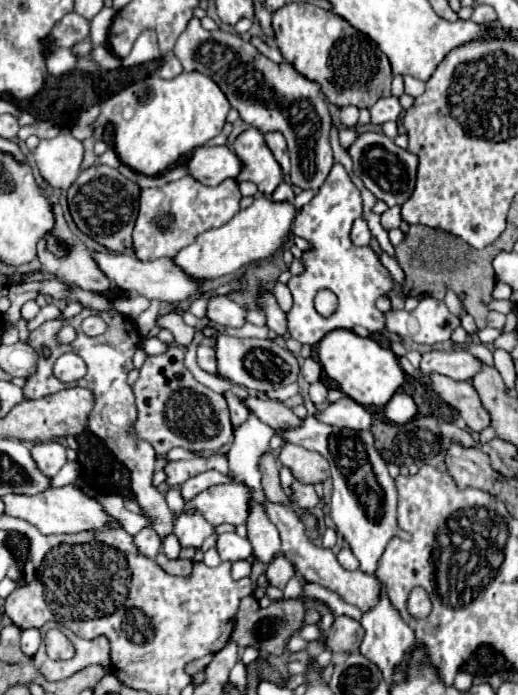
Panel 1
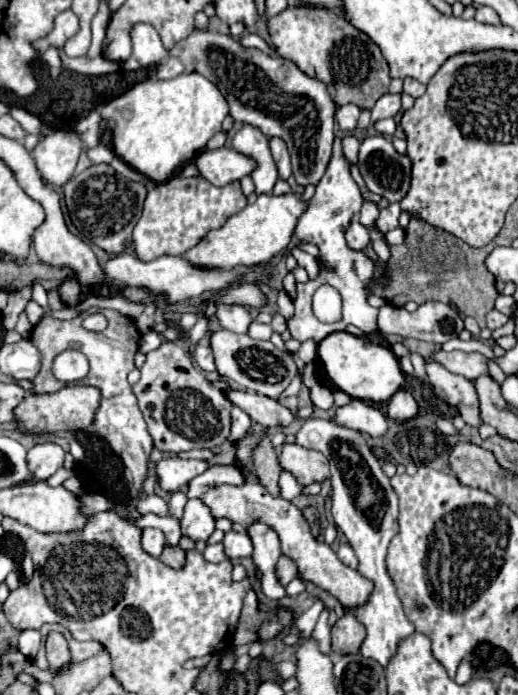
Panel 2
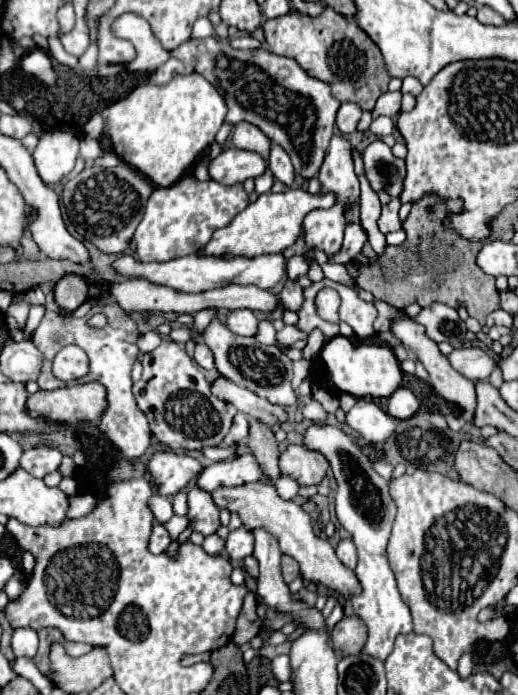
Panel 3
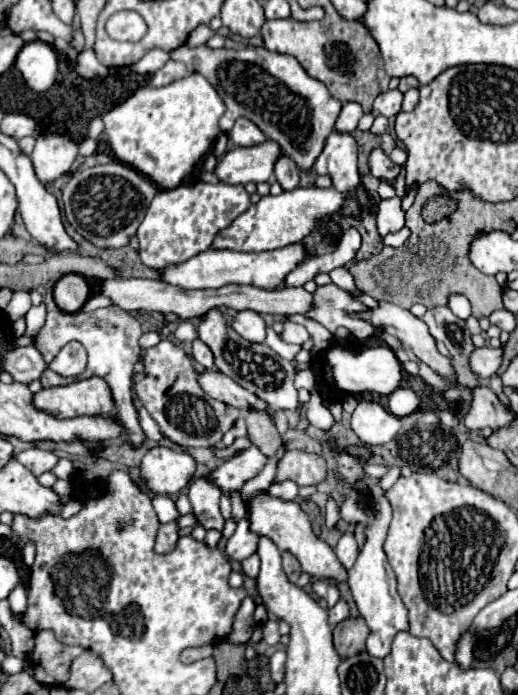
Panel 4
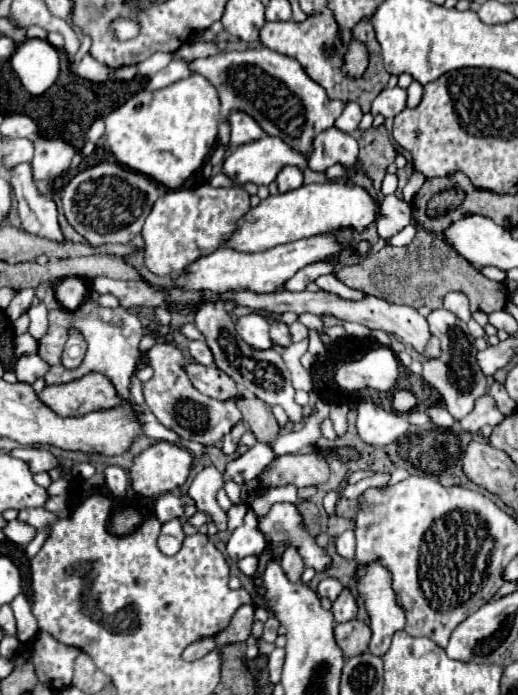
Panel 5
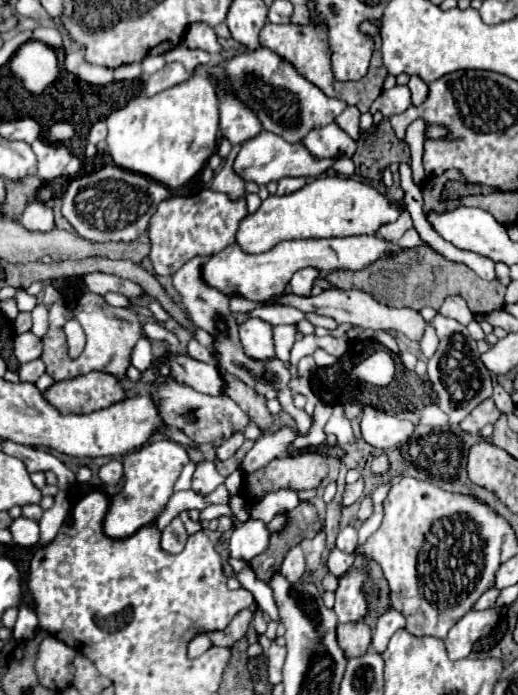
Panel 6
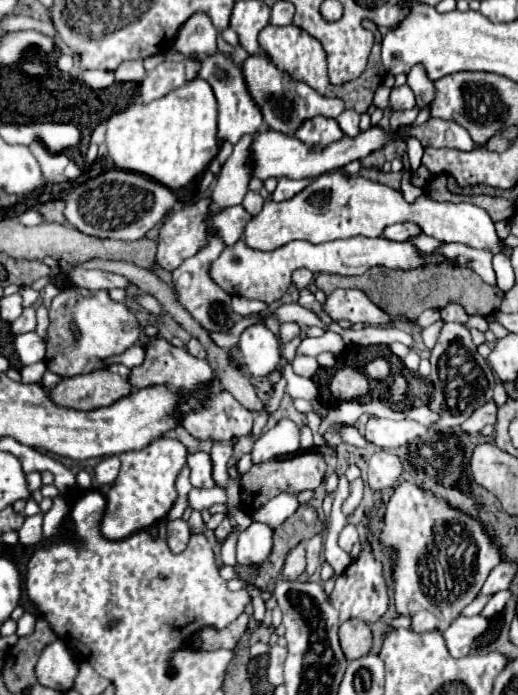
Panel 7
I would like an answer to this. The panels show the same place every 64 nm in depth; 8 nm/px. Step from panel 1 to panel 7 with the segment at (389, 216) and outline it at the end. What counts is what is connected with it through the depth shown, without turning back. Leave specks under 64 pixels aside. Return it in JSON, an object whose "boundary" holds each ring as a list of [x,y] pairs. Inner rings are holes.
{"boundary":[[[400,222],[400,224],[388,226],[382,236],[388,238],[388,240],[404,242],[404,240],[408,240],[410,236],[416,236],[416,234],[420,234],[420,228],[418,228],[416,224],[412,224],[412,222]]]}

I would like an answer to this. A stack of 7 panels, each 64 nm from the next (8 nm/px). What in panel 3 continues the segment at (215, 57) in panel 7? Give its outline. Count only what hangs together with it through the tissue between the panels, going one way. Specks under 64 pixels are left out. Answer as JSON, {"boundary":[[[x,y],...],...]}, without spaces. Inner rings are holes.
{"boundary":[[[240,122],[236,124],[236,130],[232,134],[232,144],[236,148],[242,148],[242,150],[250,150],[250,152],[256,152],[264,158],[264,162],[268,164],[268,152],[270,152],[270,140],[264,132],[260,132],[260,128],[256,128],[254,124],[248,124],[248,122]]]}

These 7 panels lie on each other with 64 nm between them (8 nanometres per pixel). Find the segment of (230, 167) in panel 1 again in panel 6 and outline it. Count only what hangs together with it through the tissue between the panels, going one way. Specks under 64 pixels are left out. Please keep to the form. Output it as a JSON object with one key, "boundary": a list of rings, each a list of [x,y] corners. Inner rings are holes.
{"boundary":[[[260,132],[260,136],[248,140],[242,144],[232,168],[234,172],[246,180],[256,184],[268,184],[272,180],[280,180],[284,176],[320,176],[332,166],[334,160],[316,160],[304,144],[288,144],[286,140],[280,140],[280,136],[272,136],[272,132]]]}

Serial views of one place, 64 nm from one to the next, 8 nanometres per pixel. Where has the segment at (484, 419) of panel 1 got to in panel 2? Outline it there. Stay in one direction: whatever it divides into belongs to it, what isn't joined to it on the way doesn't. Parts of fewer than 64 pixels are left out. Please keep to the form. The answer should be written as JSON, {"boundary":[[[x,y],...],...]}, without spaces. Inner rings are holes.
{"boundary":[[[426,364],[426,372],[428,372],[428,382],[432,384],[434,392],[444,402],[458,408],[460,416],[464,418],[468,426],[480,428],[482,416],[480,416],[480,404],[474,390],[474,382],[464,380],[462,376],[456,376],[440,368],[440,364]]]}

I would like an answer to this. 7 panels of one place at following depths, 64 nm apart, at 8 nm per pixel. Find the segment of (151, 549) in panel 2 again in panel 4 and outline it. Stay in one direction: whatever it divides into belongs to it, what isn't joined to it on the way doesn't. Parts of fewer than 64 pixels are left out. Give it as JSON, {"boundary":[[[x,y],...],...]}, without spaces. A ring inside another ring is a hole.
{"boundary":[[[168,522],[168,524],[160,524],[158,532],[156,532],[156,544],[154,550],[158,554],[168,554],[174,550],[176,546],[176,538],[178,538],[178,526],[176,522]]]}

